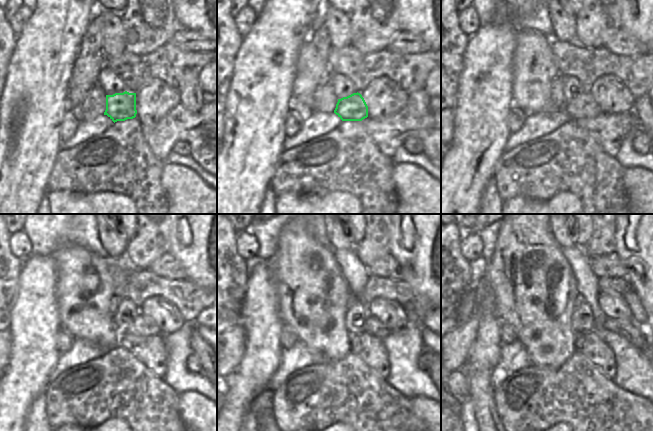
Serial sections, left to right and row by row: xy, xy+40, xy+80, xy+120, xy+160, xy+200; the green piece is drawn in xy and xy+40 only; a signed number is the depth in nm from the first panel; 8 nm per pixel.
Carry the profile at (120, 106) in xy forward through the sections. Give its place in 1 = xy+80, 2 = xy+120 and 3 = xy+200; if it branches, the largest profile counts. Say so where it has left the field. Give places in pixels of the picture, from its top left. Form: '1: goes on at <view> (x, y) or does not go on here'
1: goes on at xy+80 (583, 105)
2: goes on at xy+120 (143, 326)
3: goes on at xy+200 (637, 335)

